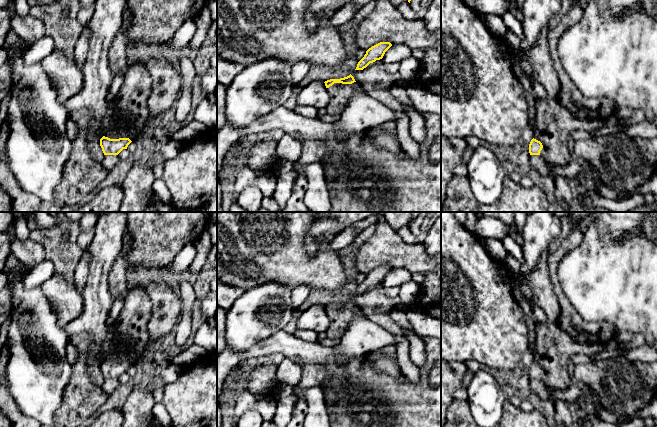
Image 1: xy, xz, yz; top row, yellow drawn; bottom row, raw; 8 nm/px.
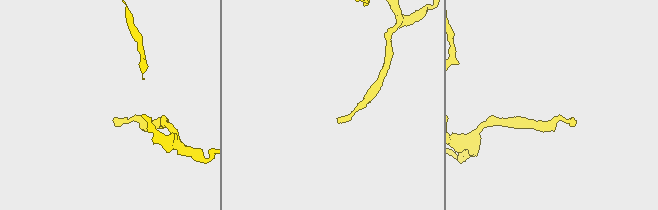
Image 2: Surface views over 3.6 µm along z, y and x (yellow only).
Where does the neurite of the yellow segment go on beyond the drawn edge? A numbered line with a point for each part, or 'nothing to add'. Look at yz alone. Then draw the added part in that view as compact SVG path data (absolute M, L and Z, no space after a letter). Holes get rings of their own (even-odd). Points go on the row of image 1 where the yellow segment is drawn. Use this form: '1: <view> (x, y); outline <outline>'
1: yz (553, 125); outline M547 97L536 100L536 119L533 128L533 138L543 145L540 156L554 166L566 166L572 161L572 154L568 148L568 139L575 129L593 131L602 128L606 121L601 119L573 117L555 98Z

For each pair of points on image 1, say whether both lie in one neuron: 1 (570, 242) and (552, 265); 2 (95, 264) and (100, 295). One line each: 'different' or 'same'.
1: same
2: same

